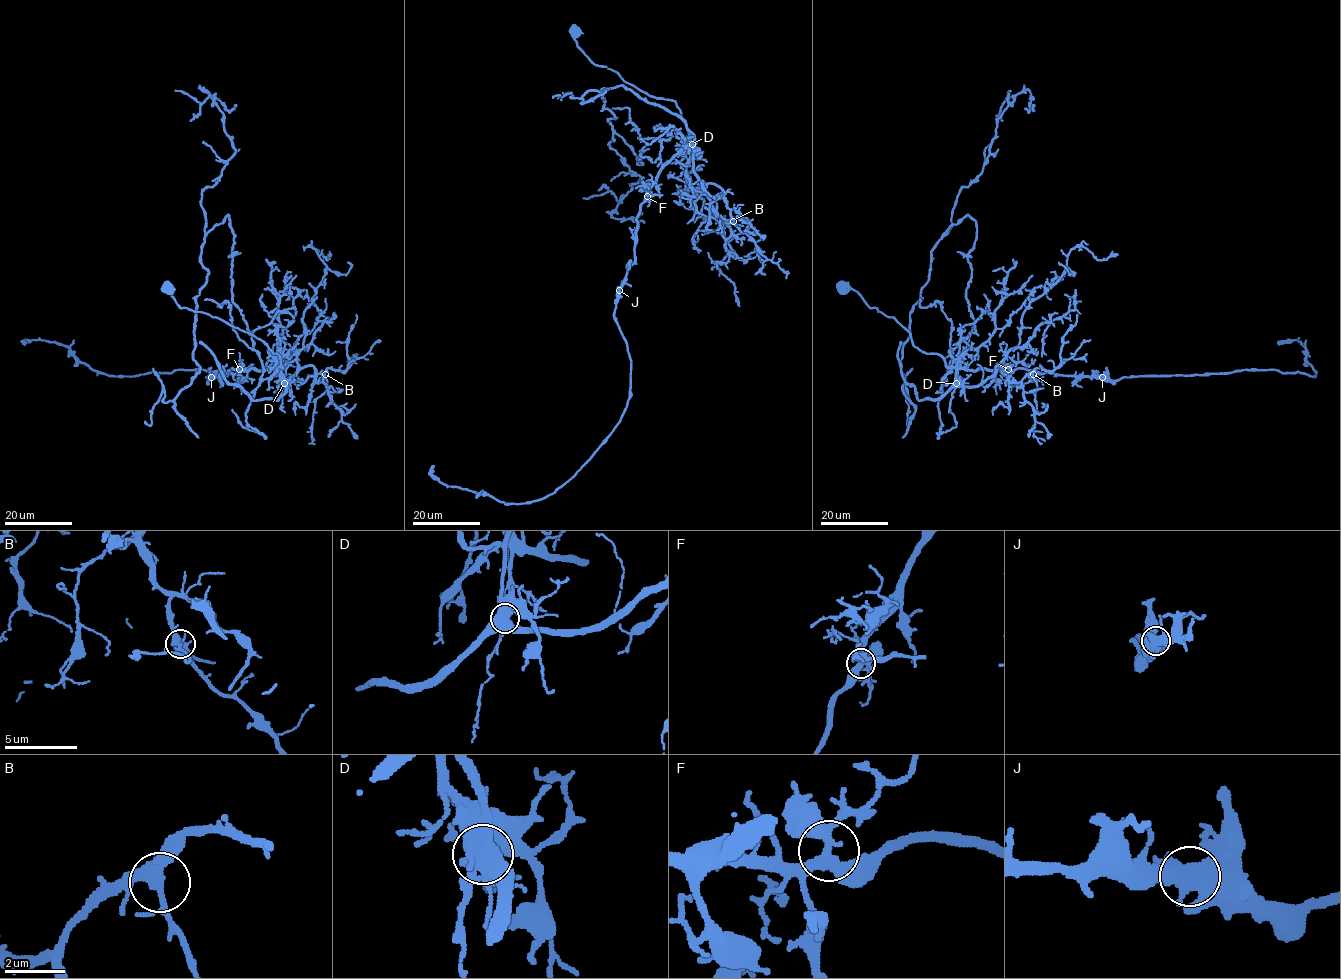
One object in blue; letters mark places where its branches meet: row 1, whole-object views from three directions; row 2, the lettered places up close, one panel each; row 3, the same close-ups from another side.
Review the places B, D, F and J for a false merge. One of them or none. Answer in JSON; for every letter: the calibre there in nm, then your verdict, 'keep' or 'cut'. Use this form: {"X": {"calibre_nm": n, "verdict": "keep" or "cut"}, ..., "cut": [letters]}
{"B": {"calibre_nm": 360, "verdict": "keep"}, "D": {"calibre_nm": 600, "verdict": "cut"}, "F": {"calibre_nm": 360, "verdict": "keep"}, "J": {"calibre_nm": 550, "verdict": "keep"}, "cut": ["D"]}

